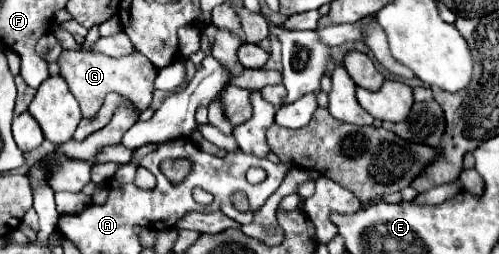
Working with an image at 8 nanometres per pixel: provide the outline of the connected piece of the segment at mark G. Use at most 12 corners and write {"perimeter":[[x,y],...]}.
{"perimeter":[[62,51],[60,75],[94,117],[108,93],[152,101],[158,69],[142,53]]}

